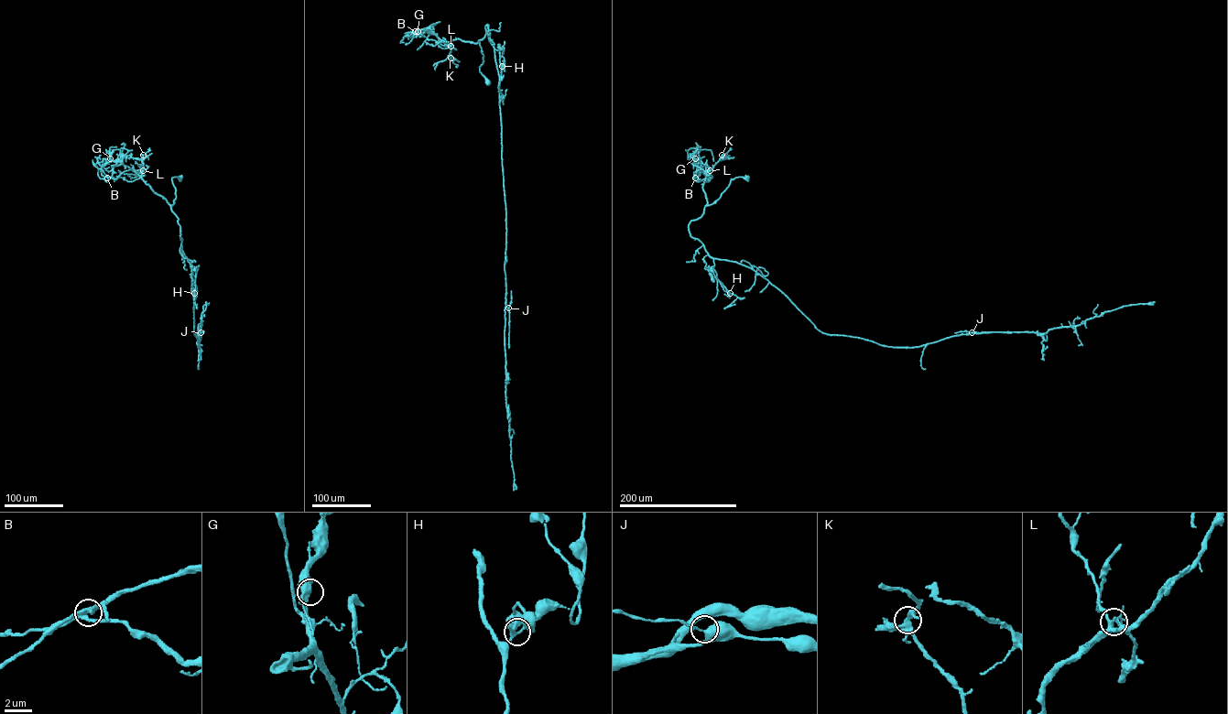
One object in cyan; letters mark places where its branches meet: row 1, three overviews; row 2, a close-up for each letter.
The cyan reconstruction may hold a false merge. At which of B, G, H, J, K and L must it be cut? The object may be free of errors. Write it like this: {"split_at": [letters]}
{"split_at": []}

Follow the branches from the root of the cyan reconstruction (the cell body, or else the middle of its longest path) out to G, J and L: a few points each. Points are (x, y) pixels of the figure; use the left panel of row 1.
G: (180, 178), (172, 178), (176, 198), (170, 205), (132, 169), (110, 158)
J: (180, 178), (172, 178), (176, 198), (171, 208), (179, 219), (181, 251), (191, 265), (198, 347), (201, 332)
L: (180, 178), (172, 178), (176, 198), (170, 205), (146, 183), (142, 178), (143, 170)

